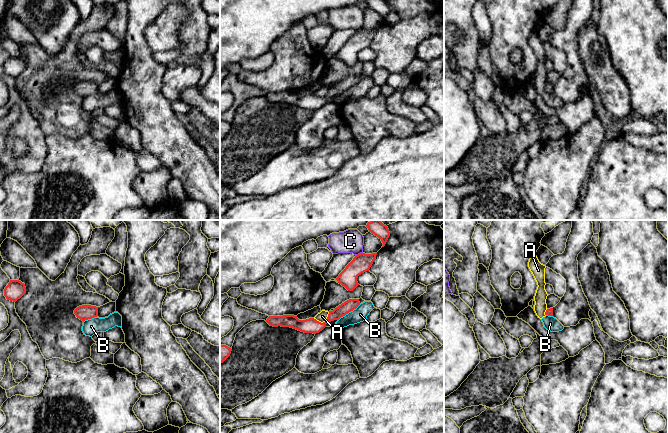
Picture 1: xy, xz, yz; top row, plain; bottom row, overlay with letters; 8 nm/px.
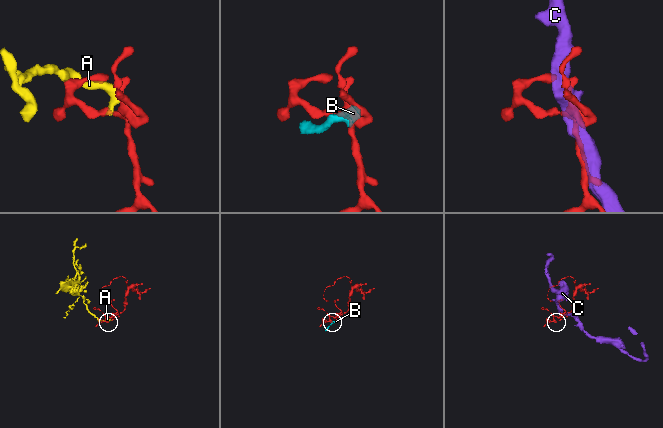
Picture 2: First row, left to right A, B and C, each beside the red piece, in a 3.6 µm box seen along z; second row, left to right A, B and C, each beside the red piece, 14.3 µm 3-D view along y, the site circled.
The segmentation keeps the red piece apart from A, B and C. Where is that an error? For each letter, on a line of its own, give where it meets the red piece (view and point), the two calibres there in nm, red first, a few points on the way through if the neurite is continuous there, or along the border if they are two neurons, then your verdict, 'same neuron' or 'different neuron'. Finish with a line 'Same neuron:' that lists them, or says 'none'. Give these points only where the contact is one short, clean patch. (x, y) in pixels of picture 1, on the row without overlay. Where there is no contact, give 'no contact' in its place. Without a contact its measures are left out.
A: contact xz (323, 98); calibres 120 and 80 nm; different neuron
B: contact xz (349, 87); calibres 90 and 120 nm; different neuron
C: contact xz (360, 29); calibres 150 and 190 nm; different neuron
Same neuron: none

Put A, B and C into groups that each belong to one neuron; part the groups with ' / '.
A B / C

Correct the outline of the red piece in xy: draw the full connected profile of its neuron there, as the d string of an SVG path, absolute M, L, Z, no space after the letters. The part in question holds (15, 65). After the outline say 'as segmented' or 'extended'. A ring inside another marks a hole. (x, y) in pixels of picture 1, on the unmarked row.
M10 56L4 65L4 72L7 76L16 78L26 69L25 60L19 56Z; as segmented

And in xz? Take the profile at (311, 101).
M349 75L336 83L333 87L329 87L325 98L321 99L314 94L299 96L294 91L269 92L266 98L273 103L290 103L304 109L319 109L328 98L339 96L349 88L353 87L360 81L359 75Z; as segmented

